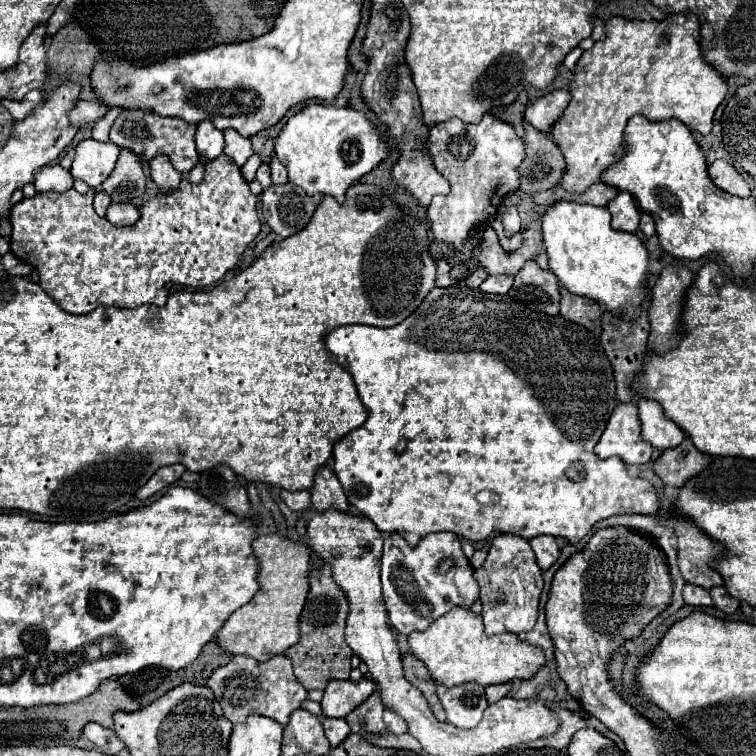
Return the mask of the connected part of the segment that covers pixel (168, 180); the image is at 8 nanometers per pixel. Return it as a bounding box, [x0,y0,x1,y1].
[150,156,182,194]

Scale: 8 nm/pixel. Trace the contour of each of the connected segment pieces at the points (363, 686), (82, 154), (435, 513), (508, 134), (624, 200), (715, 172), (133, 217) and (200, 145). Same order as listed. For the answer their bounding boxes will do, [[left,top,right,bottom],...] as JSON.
[[320,678,376,718],[70,140,120,188],[324,288,658,546],[426,114,524,254],[608,192,640,232],[708,160,750,196],[106,204,140,226],[196,120,224,162]]

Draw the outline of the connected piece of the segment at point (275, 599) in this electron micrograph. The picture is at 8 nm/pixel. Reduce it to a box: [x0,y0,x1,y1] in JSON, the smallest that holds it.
[216,534,310,660]

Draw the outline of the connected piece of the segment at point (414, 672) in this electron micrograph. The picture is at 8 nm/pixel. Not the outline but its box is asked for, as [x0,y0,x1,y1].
[402,654,446,722]

